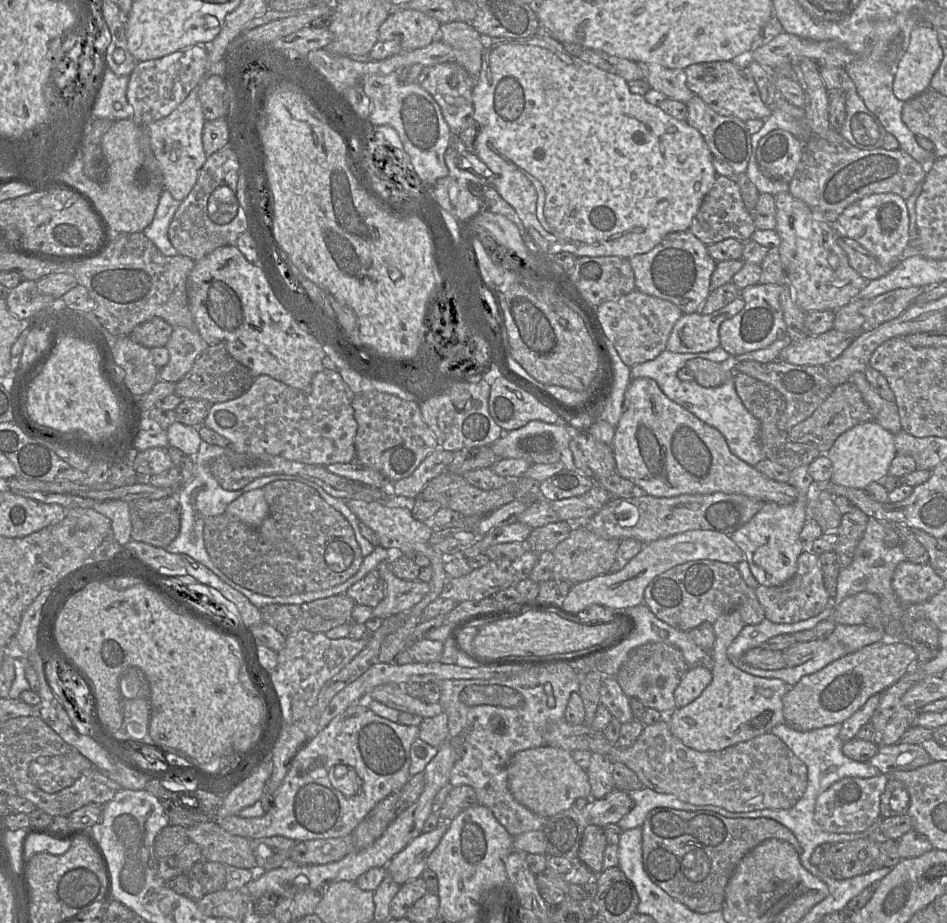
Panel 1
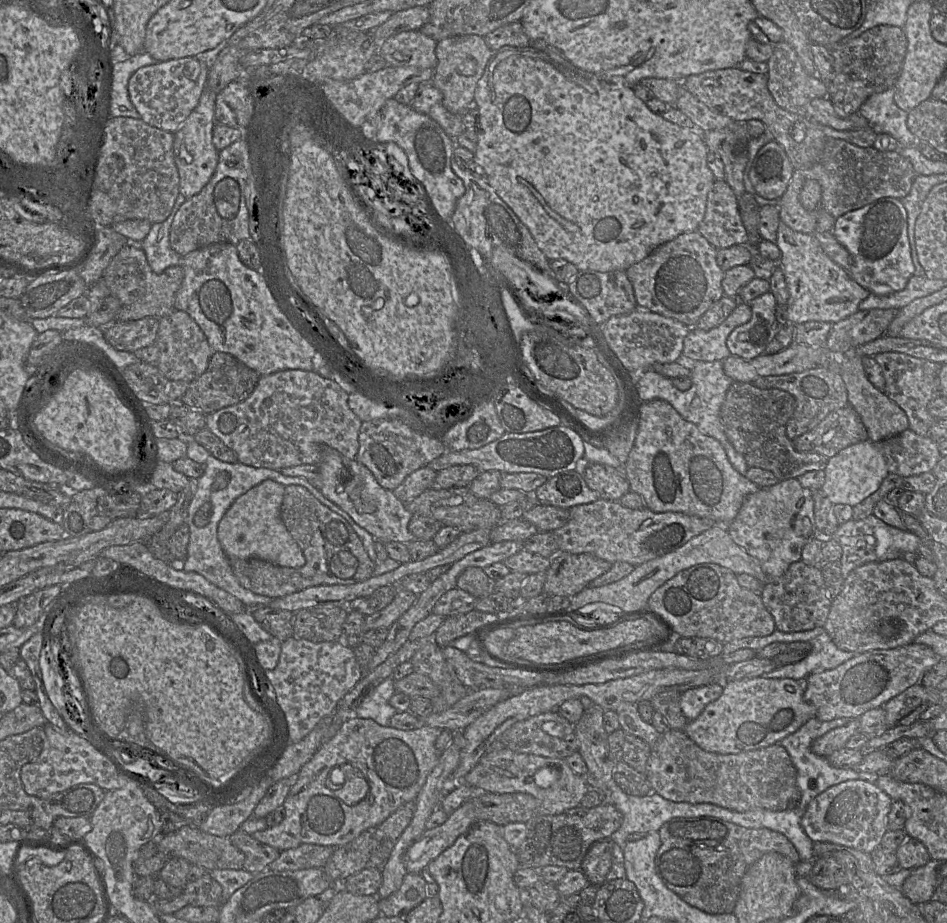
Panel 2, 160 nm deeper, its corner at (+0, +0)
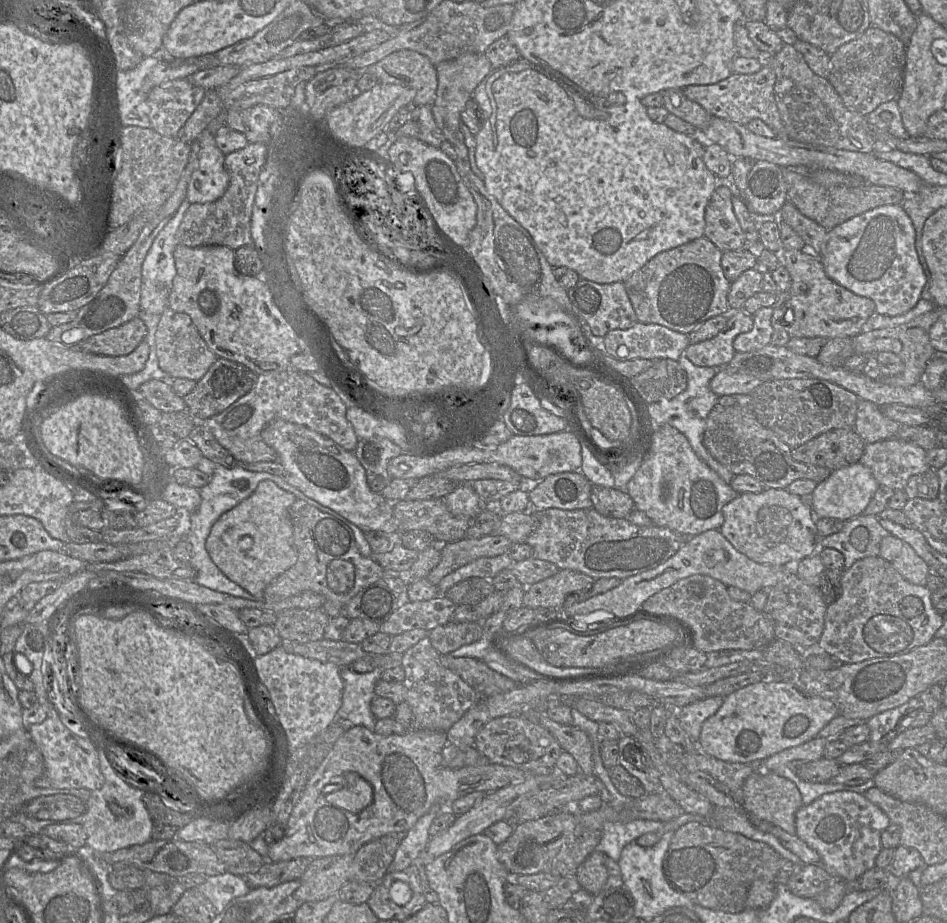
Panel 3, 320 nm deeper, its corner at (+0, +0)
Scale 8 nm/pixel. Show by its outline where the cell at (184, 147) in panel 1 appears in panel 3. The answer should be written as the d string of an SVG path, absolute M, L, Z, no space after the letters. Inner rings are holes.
M205 129L198 139L199 166L193 172L187 188L186 200L193 203L210 203L223 196L229 186L225 155L218 149L215 136Z

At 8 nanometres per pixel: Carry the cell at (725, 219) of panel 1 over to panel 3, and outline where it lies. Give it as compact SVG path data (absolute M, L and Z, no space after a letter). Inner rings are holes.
M728 181L719 182L705 209L704 237L722 252L747 247L747 239L734 213L733 188Z

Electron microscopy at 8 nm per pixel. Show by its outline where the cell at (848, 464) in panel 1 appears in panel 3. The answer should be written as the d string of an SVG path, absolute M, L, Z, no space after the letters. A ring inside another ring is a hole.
M860 462L839 468L832 471L812 492L812 512L816 519L835 518L848 521L863 515L879 486L869 468Z

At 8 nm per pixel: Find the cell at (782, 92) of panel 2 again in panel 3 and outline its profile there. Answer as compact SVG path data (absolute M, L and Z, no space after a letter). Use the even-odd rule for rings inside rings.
M786 40L772 56L776 75L774 96L789 140L812 146L833 147L861 153L872 153L875 139L865 116L850 110L842 102L827 78L816 75L803 56Z

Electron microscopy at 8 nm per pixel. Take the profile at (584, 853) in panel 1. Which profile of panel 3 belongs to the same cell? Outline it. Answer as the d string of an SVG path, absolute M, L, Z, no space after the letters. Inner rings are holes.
M593 851L579 866L576 878L582 889L591 895L597 895L604 889L609 877L606 858L608 856L599 851Z

